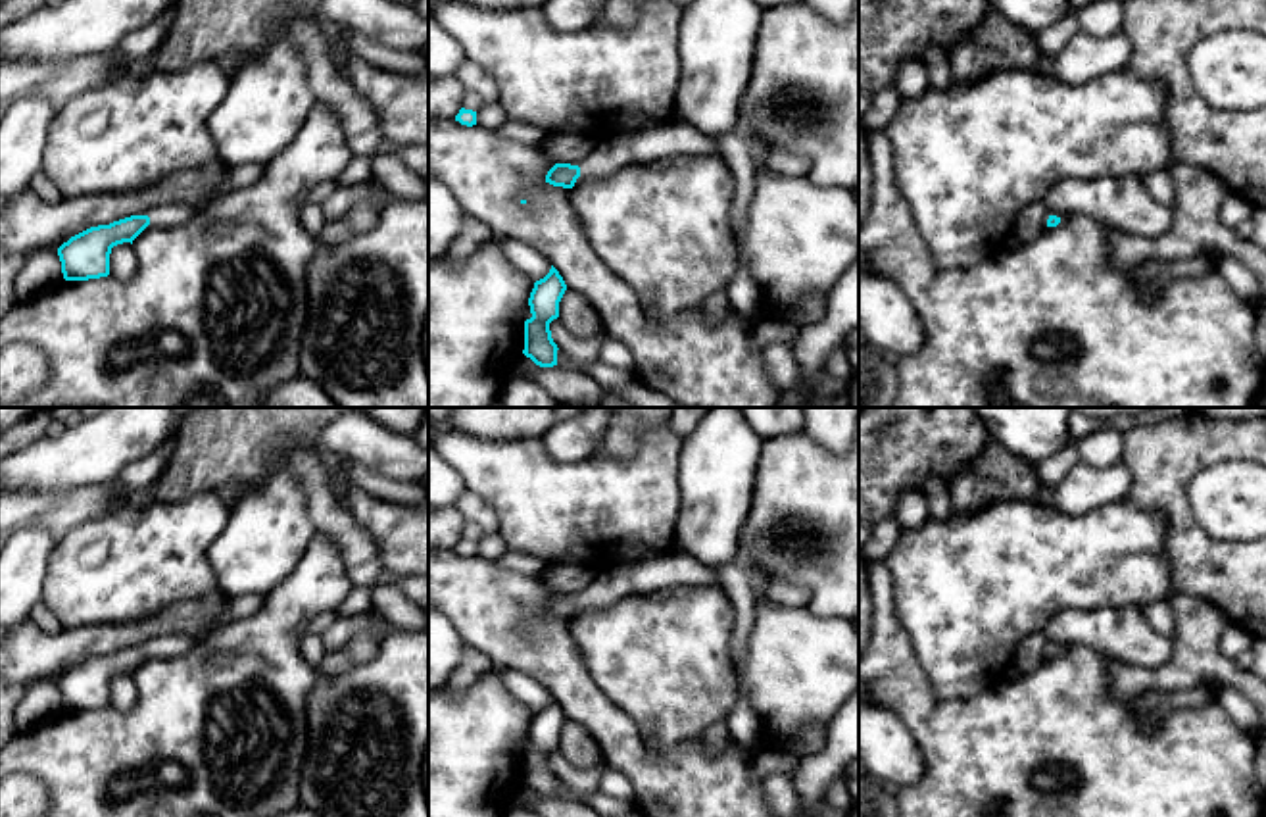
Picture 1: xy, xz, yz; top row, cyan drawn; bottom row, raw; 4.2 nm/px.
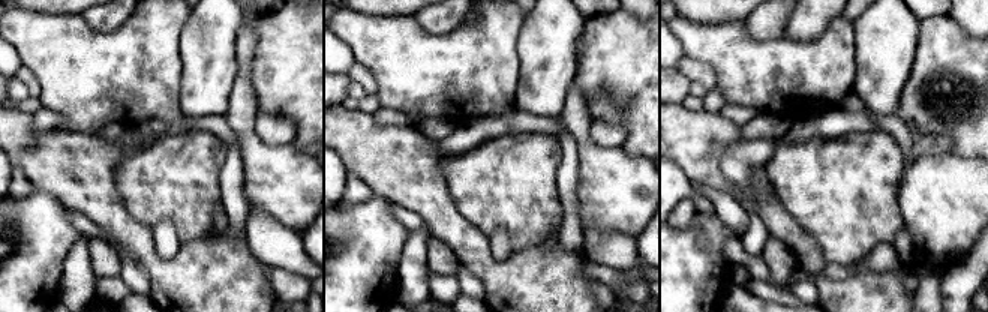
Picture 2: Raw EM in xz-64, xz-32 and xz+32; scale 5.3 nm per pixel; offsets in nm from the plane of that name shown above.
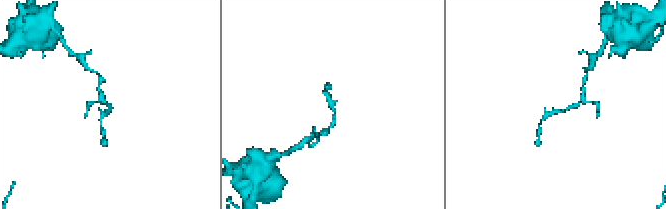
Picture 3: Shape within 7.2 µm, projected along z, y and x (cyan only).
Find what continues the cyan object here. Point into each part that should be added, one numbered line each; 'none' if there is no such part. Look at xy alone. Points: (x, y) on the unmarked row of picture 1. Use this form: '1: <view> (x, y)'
1: xy (170, 644)

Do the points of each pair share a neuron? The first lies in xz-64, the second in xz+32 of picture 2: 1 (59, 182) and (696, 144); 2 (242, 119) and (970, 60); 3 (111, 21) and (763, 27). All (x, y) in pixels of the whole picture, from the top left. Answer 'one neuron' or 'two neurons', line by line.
1: one neuron
2: two neurons
3: one neuron

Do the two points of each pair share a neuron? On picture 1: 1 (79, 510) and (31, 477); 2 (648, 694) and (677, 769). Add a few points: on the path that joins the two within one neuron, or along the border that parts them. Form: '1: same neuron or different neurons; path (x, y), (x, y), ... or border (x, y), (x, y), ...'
1: different neurons; border (97, 483), (50, 493), (20, 493)
2: different neurons; border (634, 721), (654, 750), (700, 735)

